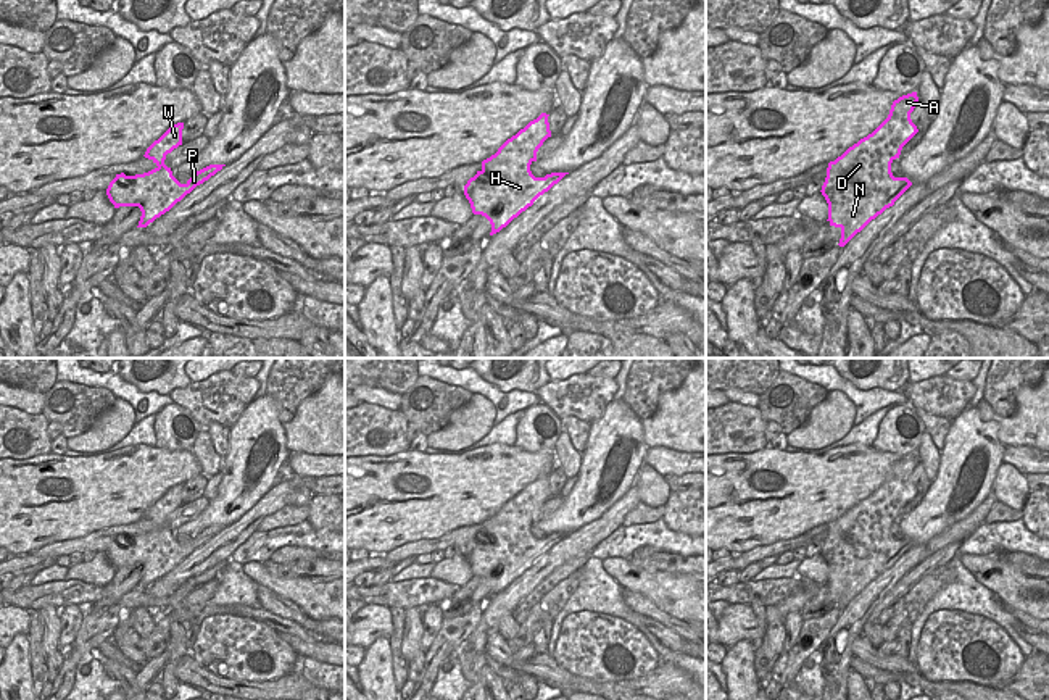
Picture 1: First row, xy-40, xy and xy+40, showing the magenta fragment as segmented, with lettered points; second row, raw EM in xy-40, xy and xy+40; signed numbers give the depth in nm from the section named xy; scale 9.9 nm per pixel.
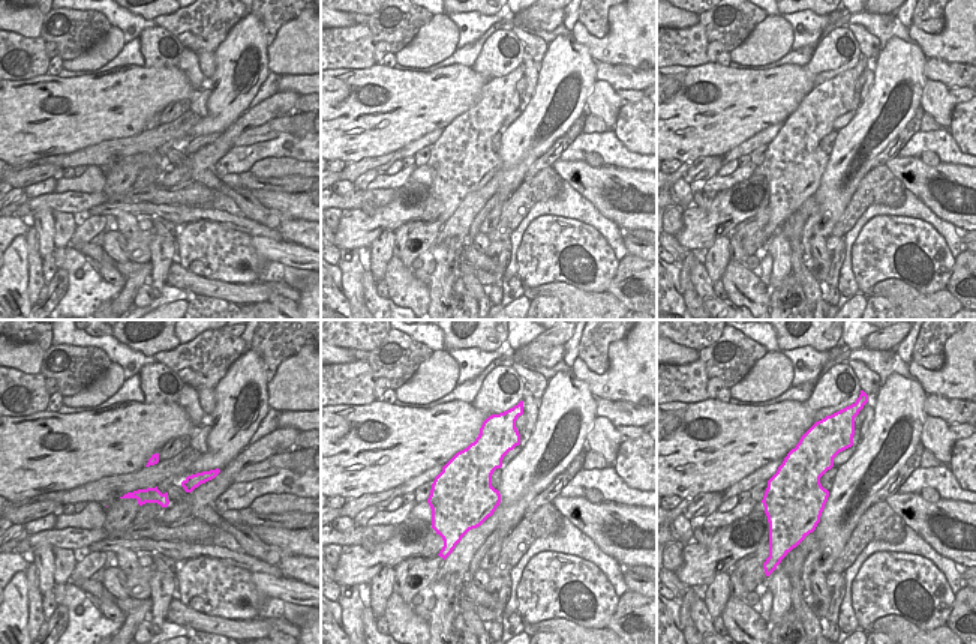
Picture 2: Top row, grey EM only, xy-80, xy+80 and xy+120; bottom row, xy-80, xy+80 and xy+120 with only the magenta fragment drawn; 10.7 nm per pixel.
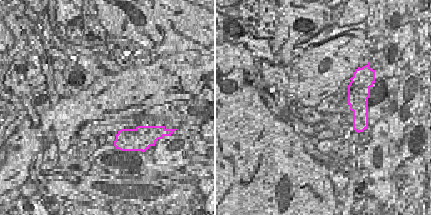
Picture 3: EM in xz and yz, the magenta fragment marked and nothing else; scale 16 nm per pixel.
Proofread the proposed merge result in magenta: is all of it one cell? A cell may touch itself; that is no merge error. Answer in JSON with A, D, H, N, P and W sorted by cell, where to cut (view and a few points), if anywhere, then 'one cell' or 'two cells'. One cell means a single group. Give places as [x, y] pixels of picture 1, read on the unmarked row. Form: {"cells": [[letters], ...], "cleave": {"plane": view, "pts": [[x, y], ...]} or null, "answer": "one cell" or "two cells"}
{"cells": [["A", "D", "W"], ["H", "N", "P"]], "cleave": {"plane": "xy+40", "pts": [[890, 528], [848, 547], [838, 539], [824, 557]]}, "answer": "two cells"}

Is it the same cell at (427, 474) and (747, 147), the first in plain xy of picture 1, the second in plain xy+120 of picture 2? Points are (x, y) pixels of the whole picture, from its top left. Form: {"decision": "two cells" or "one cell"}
{"decision": "two cells"}

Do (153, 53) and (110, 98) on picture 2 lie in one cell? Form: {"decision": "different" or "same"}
{"decision": "different"}

